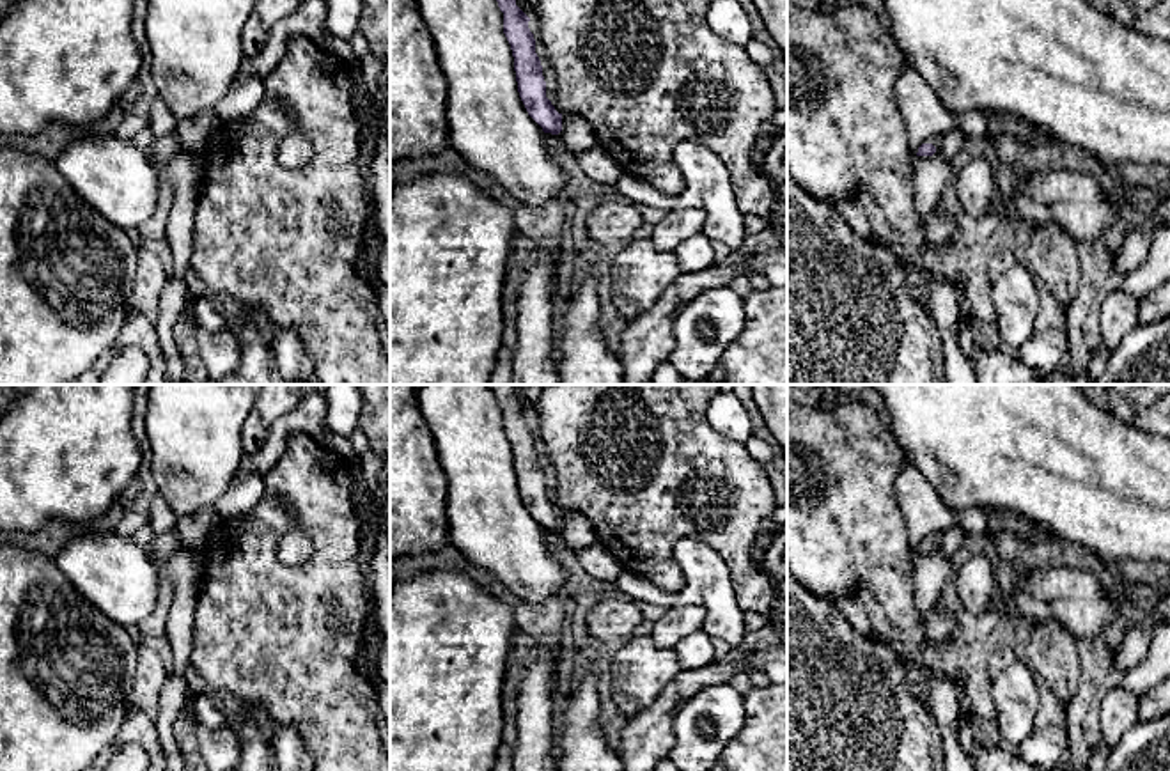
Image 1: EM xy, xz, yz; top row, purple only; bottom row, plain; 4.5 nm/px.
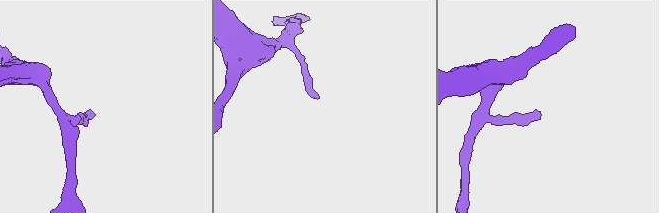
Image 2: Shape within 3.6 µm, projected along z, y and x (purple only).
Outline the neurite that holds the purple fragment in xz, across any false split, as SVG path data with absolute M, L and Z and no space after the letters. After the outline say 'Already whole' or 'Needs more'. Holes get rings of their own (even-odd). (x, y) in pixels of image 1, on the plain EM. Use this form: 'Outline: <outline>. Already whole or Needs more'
Outline: M489 385L503 409L503 431L514 454L514 468L519 495L528 512L544 530L558 532L562 528L562 510L555 507L546 495L546 479L542 463L535 450L535 436L528 425L530 415L516 402L521 385Z. Already whole

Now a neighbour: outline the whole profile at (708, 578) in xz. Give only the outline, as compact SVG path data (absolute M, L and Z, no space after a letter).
M681 539L675 544L675 557L686 578L686 585L681 592L665 594L647 578L622 571L613 583L617 594L652 606L704 606L704 631L711 638L720 638L732 649L739 649L748 631L743 620L745 611L736 601L730 571L723 557L711 546L693 539Z

